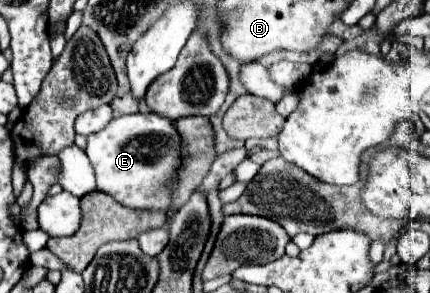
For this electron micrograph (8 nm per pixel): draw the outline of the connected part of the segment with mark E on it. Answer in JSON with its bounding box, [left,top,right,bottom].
[85,112,183,210]

